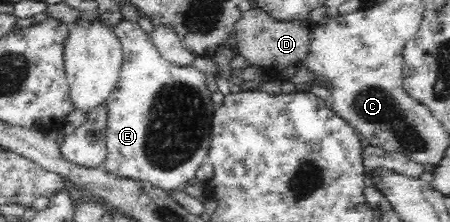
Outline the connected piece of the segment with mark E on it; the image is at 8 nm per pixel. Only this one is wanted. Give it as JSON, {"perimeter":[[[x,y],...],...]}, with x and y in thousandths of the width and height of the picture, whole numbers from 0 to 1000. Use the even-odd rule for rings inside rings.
{"perimeter":[[[278,90],[251,117],[273,212],[273,288],[262,329],[256,401],[236,446],[238,698],[222,757],[260,797],[327,815],[356,851],[404,851],[427,824],[447,734],[460,725],[469,617],[471,527],[480,491],[469,450],[471,405],[460,383],[458,333],[433,306],[384,293],[358,252],[329,149],[300,95]]]}

